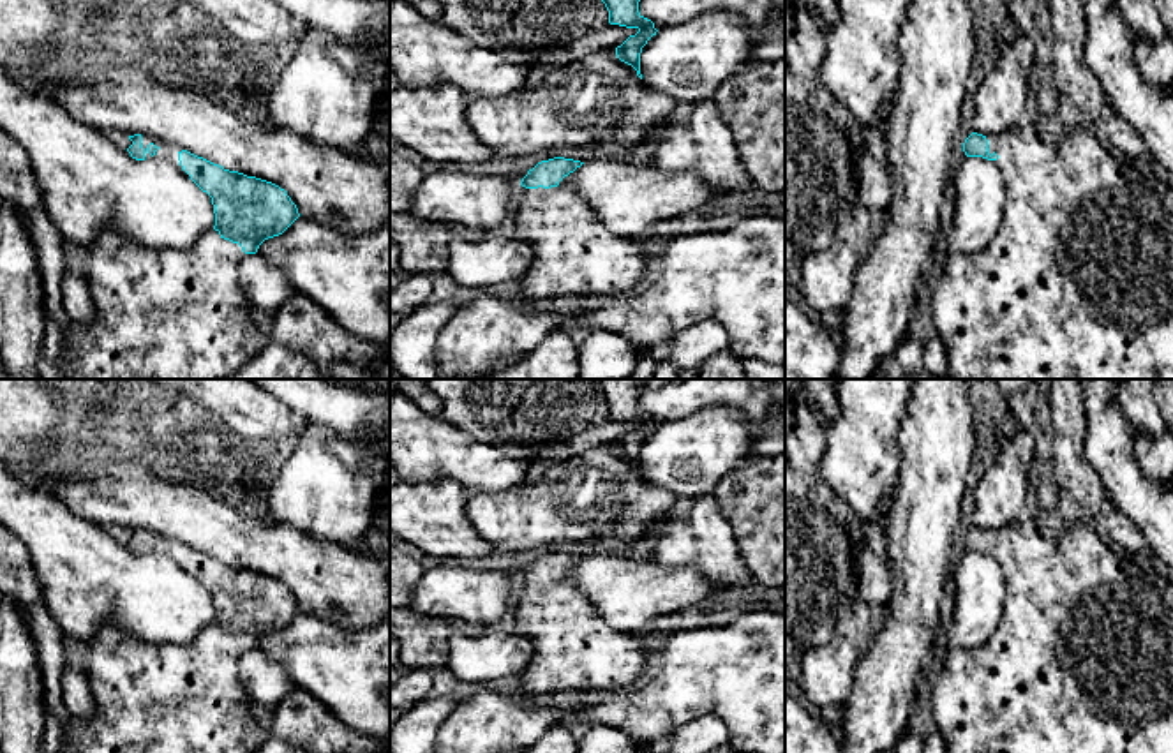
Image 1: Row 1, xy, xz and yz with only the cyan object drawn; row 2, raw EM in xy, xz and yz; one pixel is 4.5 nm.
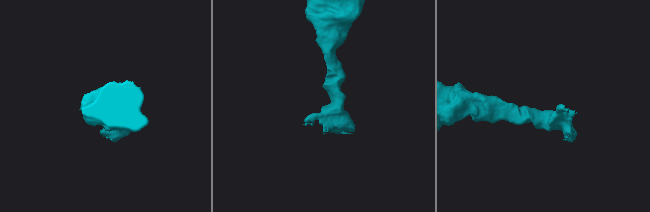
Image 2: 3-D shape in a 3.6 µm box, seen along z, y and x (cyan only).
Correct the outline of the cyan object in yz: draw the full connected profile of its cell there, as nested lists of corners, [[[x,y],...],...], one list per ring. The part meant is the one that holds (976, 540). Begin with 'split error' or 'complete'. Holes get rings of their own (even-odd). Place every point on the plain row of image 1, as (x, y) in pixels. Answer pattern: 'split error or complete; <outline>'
split error; [[[1018,518],[1000,529],[972,527],[965,538],[967,552],[993,555],[1005,578],[1004,614],[998,628],[979,647],[949,649],[933,682],[931,714],[944,735],[947,753],[1173,753],[1173,585],[1161,584],[1141,566],[1117,555],[1094,526],[1078,520],[1050,527],[1042,518]]]

